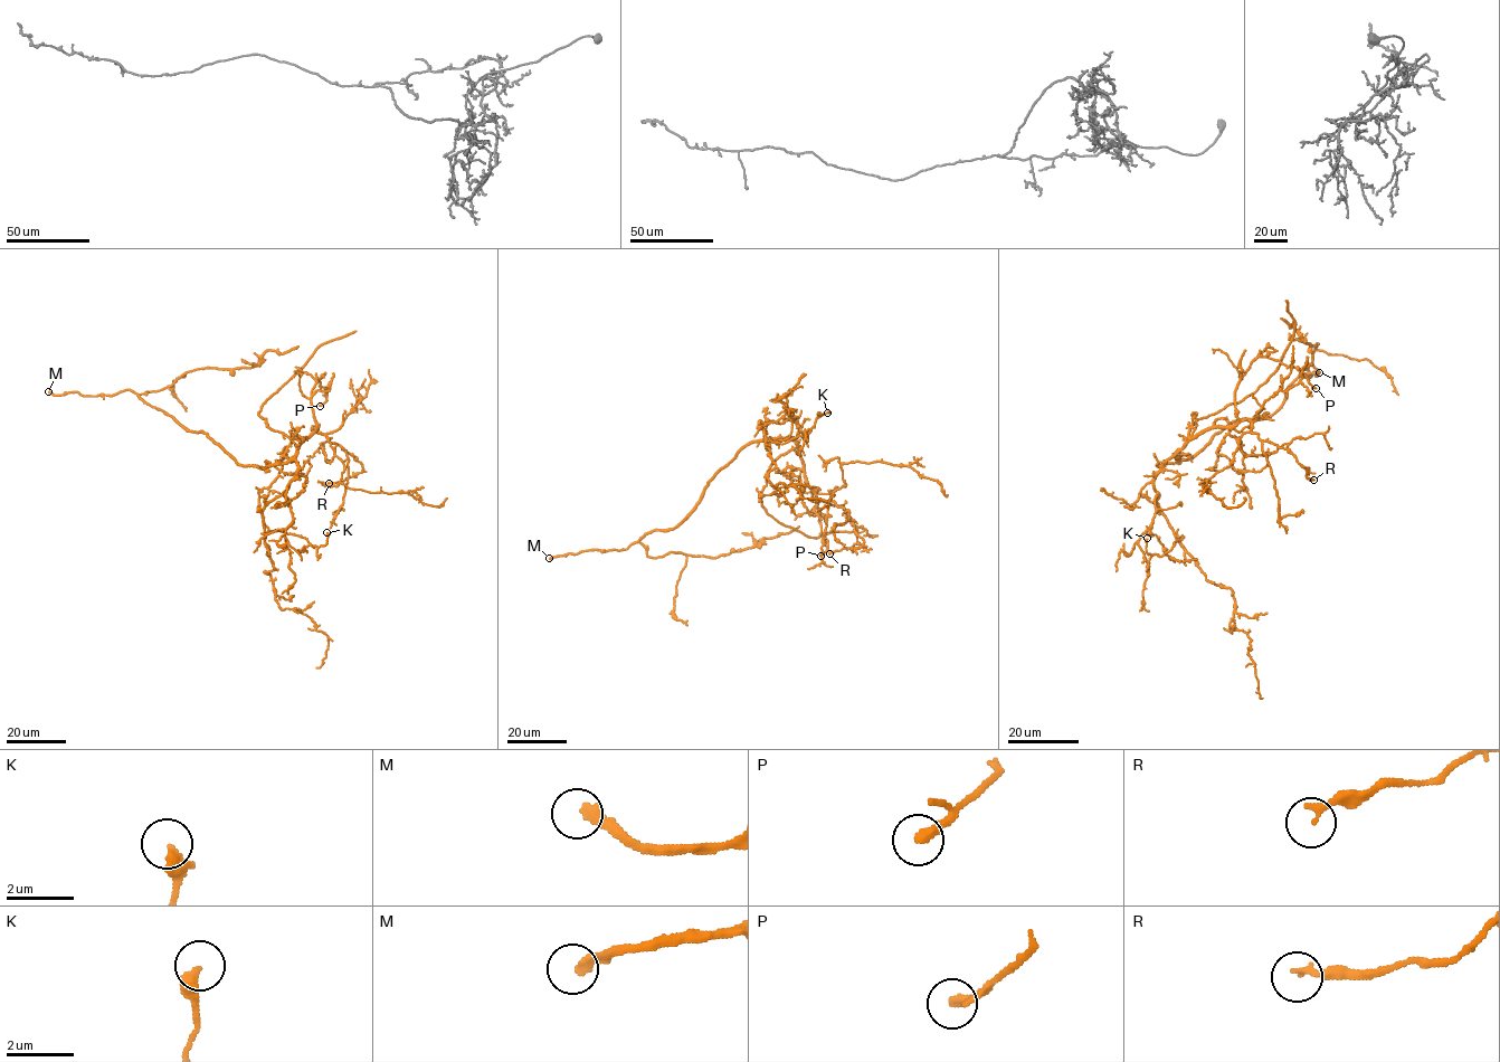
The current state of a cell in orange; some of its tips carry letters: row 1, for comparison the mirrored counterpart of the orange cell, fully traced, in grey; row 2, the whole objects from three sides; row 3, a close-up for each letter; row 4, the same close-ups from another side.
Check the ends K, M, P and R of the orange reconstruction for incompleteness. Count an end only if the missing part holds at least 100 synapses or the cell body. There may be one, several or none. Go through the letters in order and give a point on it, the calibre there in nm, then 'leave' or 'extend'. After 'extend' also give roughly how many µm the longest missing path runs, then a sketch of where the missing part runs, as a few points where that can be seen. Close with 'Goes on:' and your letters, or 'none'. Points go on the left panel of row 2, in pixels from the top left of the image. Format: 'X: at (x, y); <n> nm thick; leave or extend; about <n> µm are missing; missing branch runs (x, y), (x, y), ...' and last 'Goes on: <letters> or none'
K: at (326, 532); 400 nm thick; leave
M: at (48, 391); 320 nm thick; extend; about 250 µm are missing
P: at (320, 406); 280 nm thick; leave
R: at (329, 483); 180 nm thick; leave
Goes on: M

